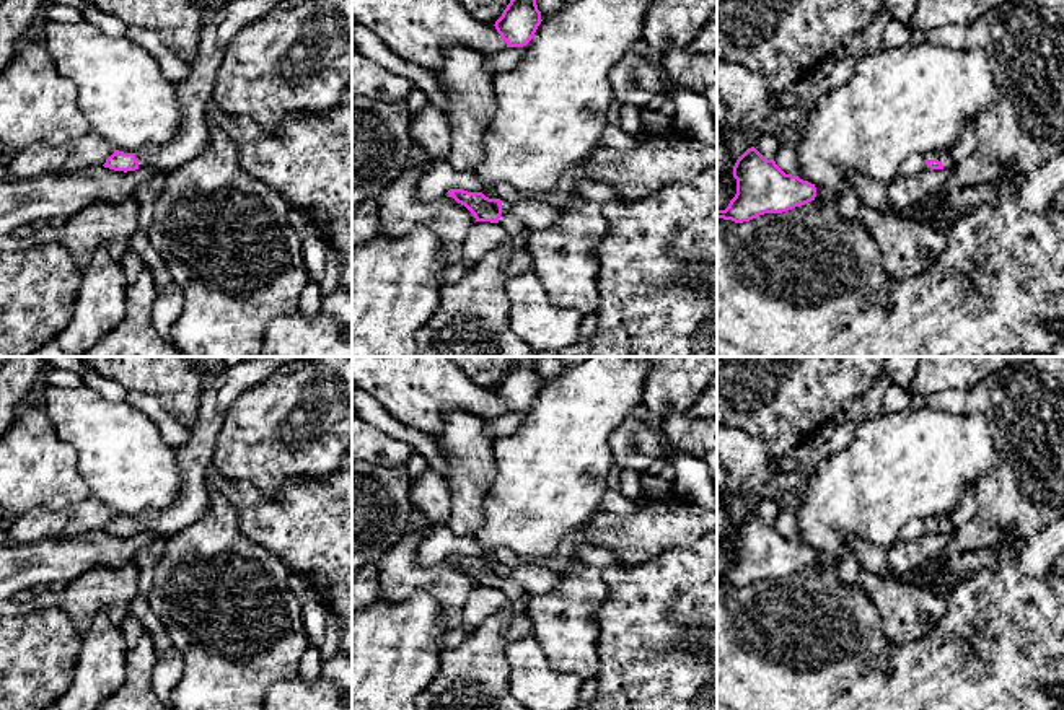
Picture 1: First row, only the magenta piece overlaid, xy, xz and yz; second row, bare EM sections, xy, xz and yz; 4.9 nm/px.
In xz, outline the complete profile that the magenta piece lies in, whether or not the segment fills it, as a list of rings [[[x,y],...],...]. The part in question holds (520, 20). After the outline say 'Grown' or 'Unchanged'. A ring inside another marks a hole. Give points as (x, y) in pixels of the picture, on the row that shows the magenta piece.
[[[510,0],[494,26],[507,47],[523,47],[533,39],[541,21],[536,0]]]. Unchanged

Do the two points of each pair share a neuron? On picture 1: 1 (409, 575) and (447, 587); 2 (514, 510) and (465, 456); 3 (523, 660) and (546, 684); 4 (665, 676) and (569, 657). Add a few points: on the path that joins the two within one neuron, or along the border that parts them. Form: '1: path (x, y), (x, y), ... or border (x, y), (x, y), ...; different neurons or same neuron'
1: path (419, 577), (437, 578); same neuron
2: border (494, 448), (494, 484), (486, 495), (481, 523); different neurons
3: path (528, 666), (540, 678); same neuron
4: border (597, 622), (598, 674); different neurons

